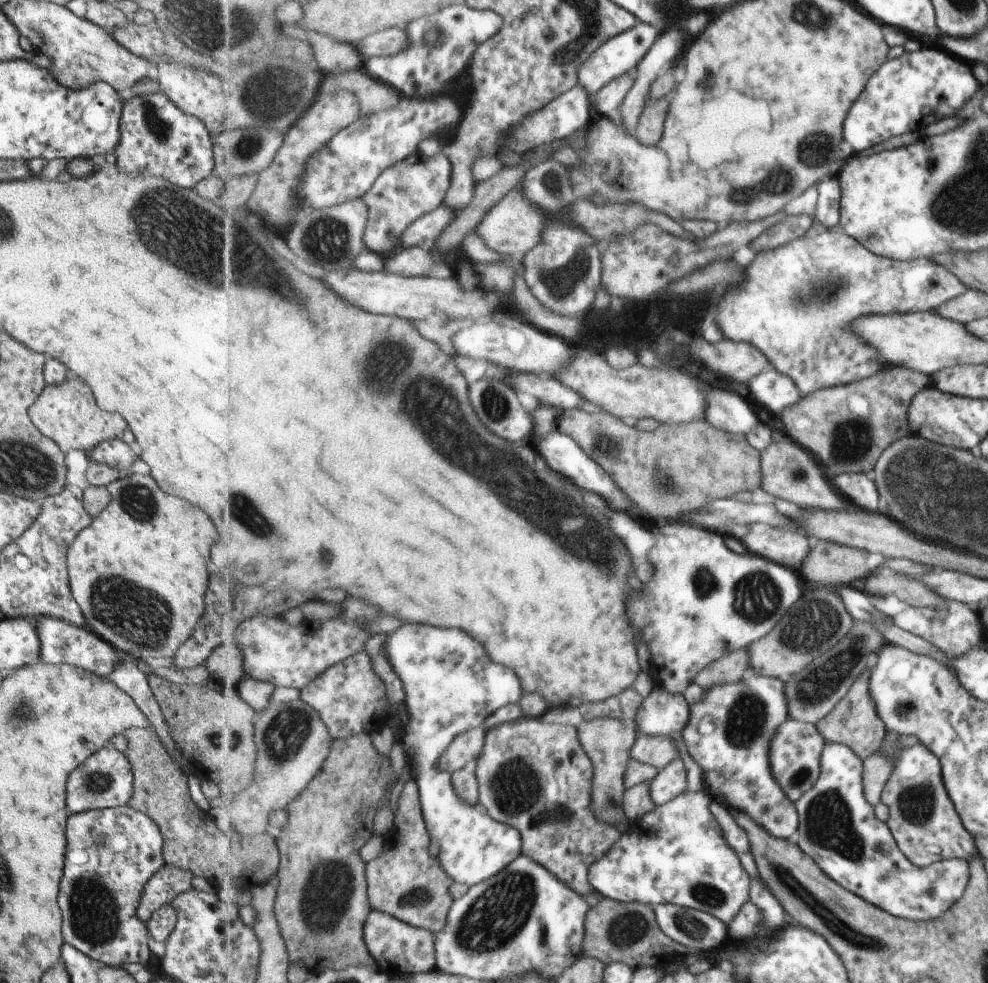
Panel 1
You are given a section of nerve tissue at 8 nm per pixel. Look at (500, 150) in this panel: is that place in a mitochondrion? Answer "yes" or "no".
no

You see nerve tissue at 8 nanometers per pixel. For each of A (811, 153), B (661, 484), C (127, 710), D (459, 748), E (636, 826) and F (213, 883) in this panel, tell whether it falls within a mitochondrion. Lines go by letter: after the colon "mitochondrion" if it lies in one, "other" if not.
A: mitochondrion
B: mitochondrion
C: other
D: other
E: other
F: other

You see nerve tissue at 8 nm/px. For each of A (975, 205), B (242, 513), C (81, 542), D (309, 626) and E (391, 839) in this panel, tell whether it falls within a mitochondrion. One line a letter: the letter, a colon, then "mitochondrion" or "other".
A: mitochondrion
B: mitochondrion
C: other
D: other
E: other

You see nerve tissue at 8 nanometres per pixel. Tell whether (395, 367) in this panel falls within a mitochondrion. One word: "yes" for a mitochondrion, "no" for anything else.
yes

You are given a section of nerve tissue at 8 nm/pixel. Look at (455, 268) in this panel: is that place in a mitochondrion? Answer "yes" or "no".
no

